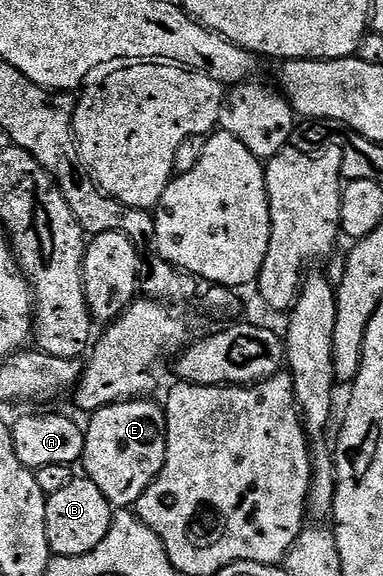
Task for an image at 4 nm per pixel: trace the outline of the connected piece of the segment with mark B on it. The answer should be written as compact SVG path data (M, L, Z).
M73 477L70 485L48 496L46 505L46 537L53 556L78 557L102 545L102 537L110 533L114 509L102 497L98 485L86 477Z

